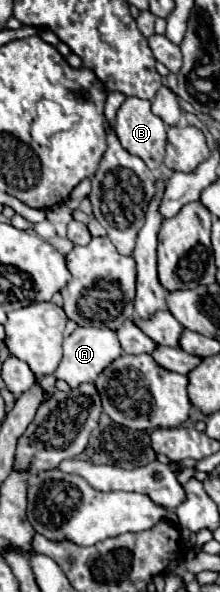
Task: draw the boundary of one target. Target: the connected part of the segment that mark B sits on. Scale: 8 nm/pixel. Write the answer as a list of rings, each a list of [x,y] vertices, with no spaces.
[[[127,98],[117,110],[115,132],[121,146],[139,156],[149,170],[157,170],[163,164],[165,154],[165,122],[151,112],[151,102],[141,98]]]

